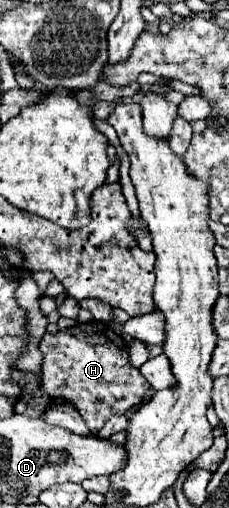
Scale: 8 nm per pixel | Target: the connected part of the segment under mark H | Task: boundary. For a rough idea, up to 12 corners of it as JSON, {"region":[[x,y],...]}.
{"region":[[45,333],[43,387],[93,433],[149,391],[123,337]]}

